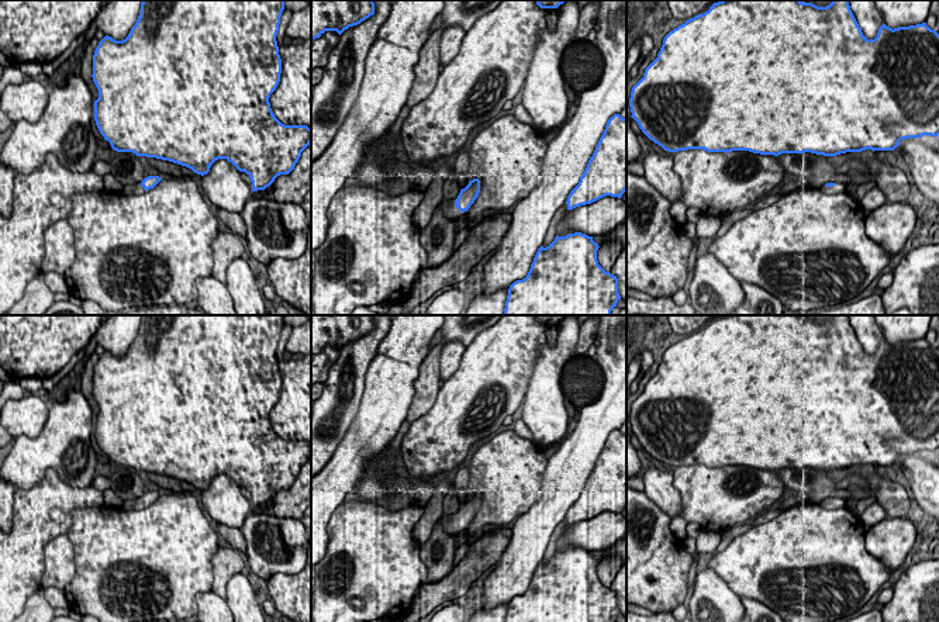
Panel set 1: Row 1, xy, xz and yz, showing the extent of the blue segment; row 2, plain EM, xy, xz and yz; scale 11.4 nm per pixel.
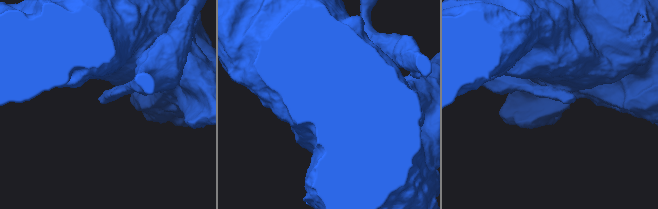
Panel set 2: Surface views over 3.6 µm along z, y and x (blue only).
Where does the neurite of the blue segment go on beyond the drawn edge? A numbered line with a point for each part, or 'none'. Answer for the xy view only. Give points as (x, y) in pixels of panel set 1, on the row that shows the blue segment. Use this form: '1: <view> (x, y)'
1: xy (130, 189)

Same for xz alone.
1: xz (449, 211)

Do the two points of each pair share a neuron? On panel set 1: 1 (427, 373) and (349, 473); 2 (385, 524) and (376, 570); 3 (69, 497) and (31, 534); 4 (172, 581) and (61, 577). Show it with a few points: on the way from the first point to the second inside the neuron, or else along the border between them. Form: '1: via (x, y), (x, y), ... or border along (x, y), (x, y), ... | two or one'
1: border along (425, 358), (414, 382), (413, 401), (403, 420) | two
2: via (376, 535), (376, 559) | one
3: via (59, 505), (52, 508), (37, 524) | one
4: border along (72, 543), (75, 576), (64, 588) | two

